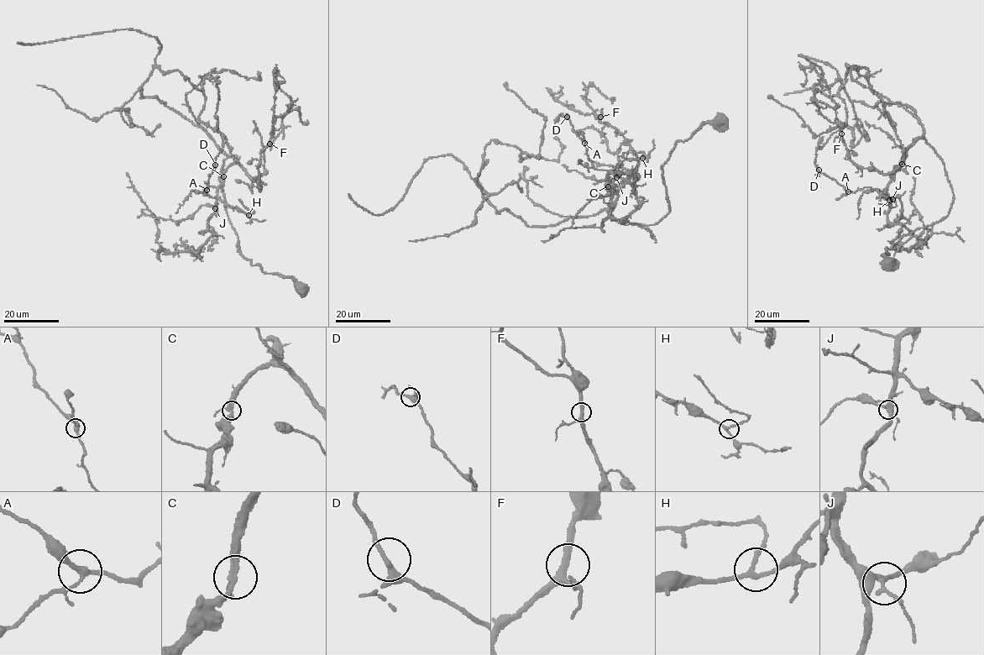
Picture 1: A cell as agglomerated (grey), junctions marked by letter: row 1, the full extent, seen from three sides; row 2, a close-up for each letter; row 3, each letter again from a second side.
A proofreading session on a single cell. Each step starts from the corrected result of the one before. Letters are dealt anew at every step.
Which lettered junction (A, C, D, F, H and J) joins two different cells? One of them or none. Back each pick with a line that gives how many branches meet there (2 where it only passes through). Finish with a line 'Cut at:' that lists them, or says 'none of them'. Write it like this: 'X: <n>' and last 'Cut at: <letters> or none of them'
Cut at: none of them

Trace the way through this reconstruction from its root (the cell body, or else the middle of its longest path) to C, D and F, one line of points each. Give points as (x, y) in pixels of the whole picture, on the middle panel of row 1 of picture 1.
C: (722, 120), (704, 123), (677, 143), (662, 167), (669, 211), (658, 222), (615, 220), (608, 212), (608, 187)
D: (722, 120), (677, 143), (662, 167), (669, 211), (646, 226), (608, 212), (609, 170), (595, 168), (567, 117)
F: (722, 120), (677, 143), (662, 167), (669, 211), (646, 226), (608, 212), (638, 163), (600, 117)

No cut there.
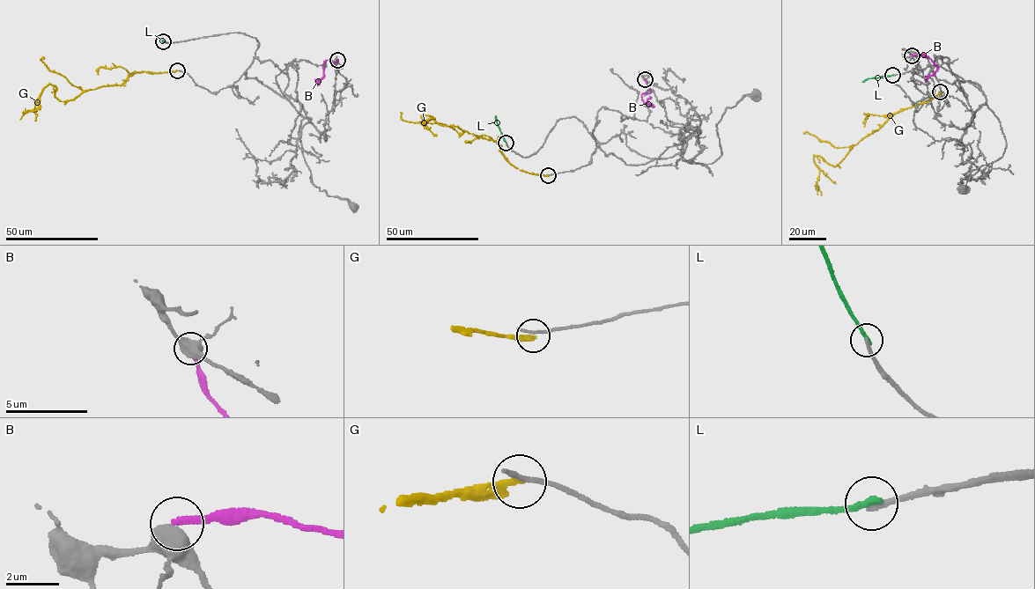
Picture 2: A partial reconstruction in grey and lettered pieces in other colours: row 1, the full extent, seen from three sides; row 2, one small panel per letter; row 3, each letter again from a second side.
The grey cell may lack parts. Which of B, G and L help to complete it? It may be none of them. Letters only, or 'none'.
none

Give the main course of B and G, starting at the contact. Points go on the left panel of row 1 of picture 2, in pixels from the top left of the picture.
B: (337, 60), (336, 63), (329, 59), (324, 62), (323, 77), (316, 80), (318, 85)
G: (177, 70), (134, 71), (121, 84), (85, 90), (63, 101), (49, 84), (36, 109), (20, 120)

